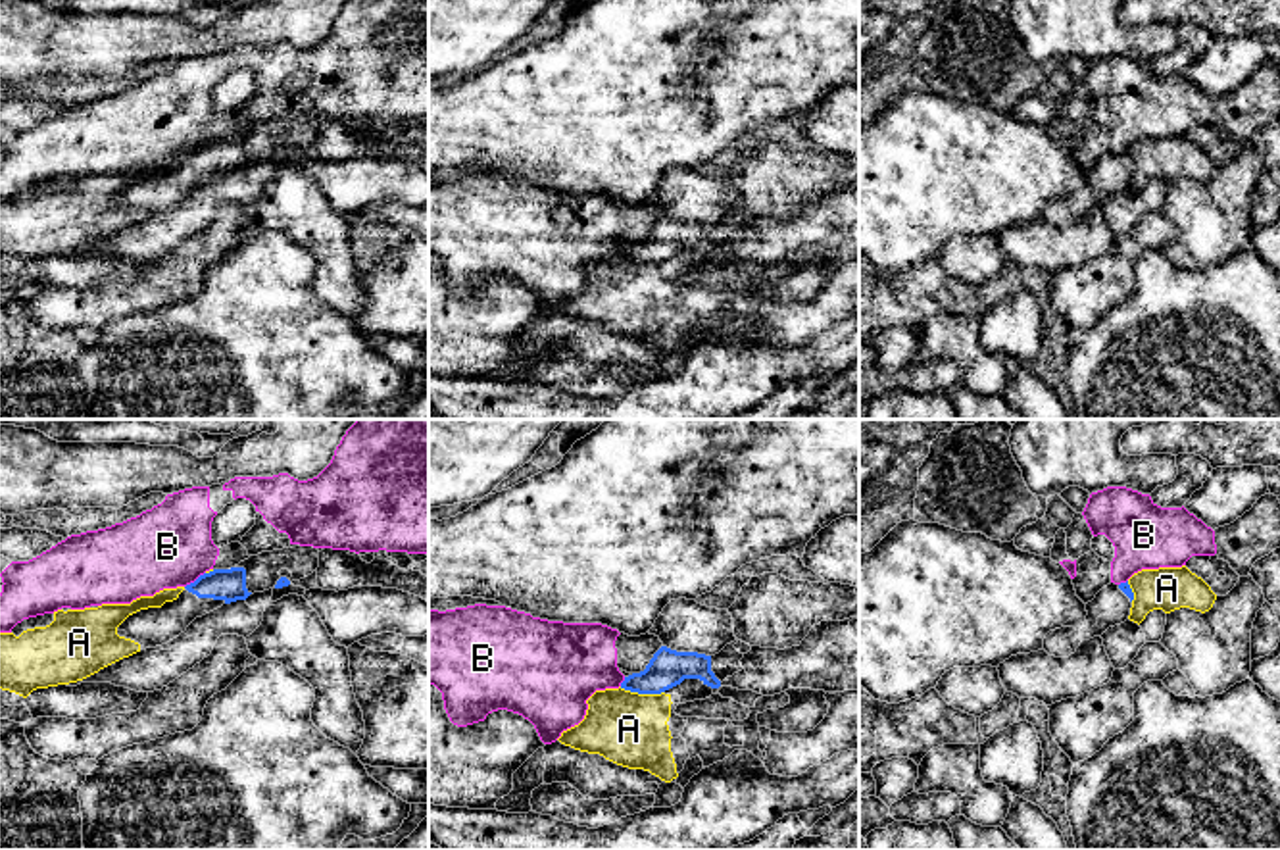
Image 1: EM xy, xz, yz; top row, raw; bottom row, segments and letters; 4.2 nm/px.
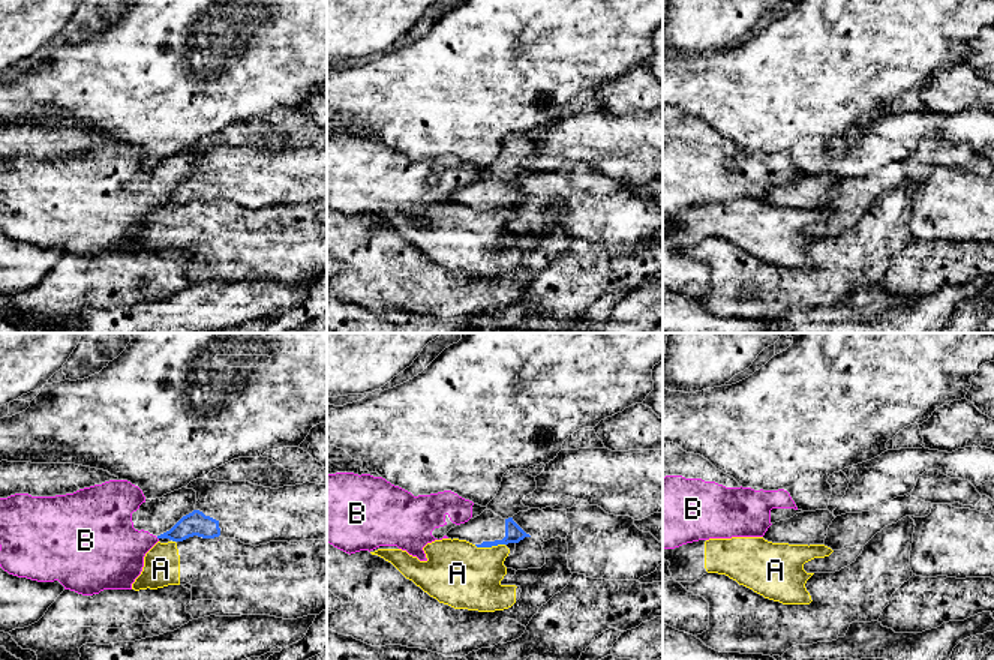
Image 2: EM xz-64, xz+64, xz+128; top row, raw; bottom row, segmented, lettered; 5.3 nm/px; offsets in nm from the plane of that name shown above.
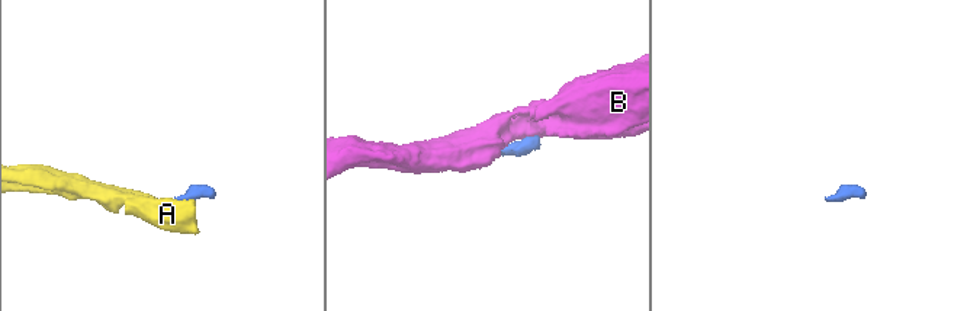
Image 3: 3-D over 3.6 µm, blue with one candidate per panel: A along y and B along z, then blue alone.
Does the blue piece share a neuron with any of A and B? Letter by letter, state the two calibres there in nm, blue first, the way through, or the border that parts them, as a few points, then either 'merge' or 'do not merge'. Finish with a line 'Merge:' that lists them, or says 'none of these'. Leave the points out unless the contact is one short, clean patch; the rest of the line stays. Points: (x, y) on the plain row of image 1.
A: 160/300 nm | along xz (619, 256), (631, 262), (664, 262) | do not merge
B: 140/340 nm | along xy (204, 141), (185, 156) | do not merge
Merge: none of these

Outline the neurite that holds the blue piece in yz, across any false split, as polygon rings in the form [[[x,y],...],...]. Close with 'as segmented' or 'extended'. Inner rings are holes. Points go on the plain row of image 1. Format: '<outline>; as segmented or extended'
[[[1126,152],[1103,156],[1092,171],[1086,173],[1086,190],[1080,198],[1080,210],[1101,206],[1109,196],[1128,188],[1134,162]]]; extended

